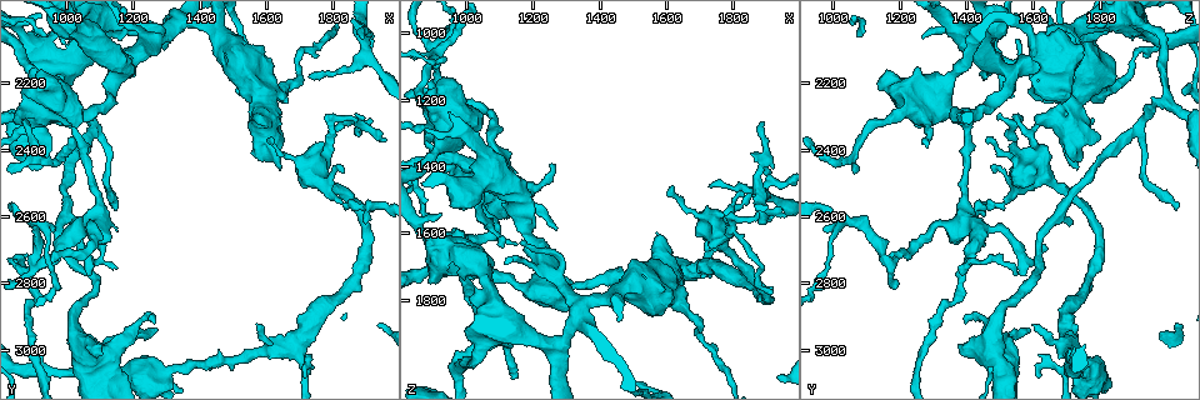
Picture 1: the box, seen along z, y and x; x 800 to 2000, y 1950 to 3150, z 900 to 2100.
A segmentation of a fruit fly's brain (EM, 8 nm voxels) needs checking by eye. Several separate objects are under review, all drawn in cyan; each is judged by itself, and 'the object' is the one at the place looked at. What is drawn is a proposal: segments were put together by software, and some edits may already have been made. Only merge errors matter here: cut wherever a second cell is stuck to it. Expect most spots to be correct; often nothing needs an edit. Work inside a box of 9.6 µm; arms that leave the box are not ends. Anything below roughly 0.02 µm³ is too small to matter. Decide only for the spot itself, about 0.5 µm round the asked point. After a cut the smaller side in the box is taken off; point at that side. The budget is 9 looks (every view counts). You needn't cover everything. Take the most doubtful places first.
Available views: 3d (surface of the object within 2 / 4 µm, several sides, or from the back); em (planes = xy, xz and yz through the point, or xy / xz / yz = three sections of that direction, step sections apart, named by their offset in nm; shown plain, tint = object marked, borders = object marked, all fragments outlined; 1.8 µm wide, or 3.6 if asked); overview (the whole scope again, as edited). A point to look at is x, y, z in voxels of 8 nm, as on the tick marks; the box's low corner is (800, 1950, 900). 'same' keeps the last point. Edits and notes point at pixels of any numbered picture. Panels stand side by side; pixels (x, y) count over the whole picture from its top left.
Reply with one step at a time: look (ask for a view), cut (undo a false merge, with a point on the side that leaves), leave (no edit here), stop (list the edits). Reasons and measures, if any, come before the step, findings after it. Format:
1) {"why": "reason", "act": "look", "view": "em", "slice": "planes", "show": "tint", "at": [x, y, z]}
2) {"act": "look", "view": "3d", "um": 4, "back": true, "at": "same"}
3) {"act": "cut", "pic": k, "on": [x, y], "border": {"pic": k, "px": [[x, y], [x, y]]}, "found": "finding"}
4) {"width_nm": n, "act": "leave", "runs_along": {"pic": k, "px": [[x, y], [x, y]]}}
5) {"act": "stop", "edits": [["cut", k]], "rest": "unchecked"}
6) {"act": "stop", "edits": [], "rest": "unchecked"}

{"why": "sudden change in width", "act": "look", "view": "3d", "um": 2, "at": [1060, 2060, 1710]}

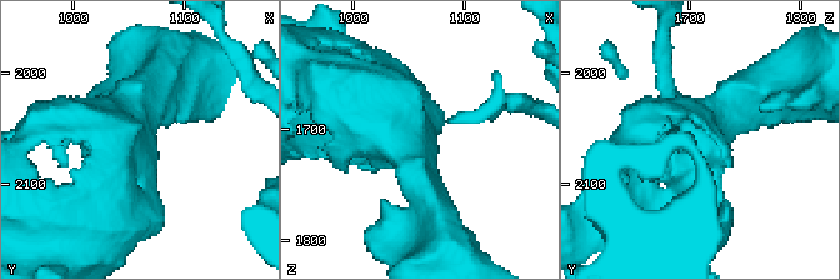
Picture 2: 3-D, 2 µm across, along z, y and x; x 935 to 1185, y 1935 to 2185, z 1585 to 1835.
{"why": "now the EM", "act": "look", "view": "em", "slice": "xz", "step": 16, "show": "tint", "at": [1048, 2054, 1714]}

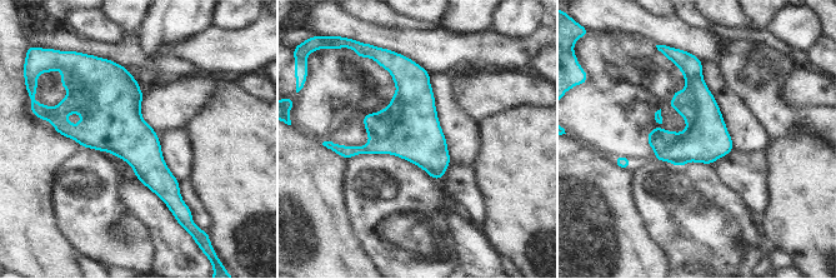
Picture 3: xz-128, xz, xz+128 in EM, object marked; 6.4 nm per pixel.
{"width_nm": 300, "act": "leave", "found": "one cell here"}

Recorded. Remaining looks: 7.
{"why": "side arm on a straight run", "act": "look", "view": "em", "slice": "planes", "show": "tint", "at": [900, 2620, 1050]}

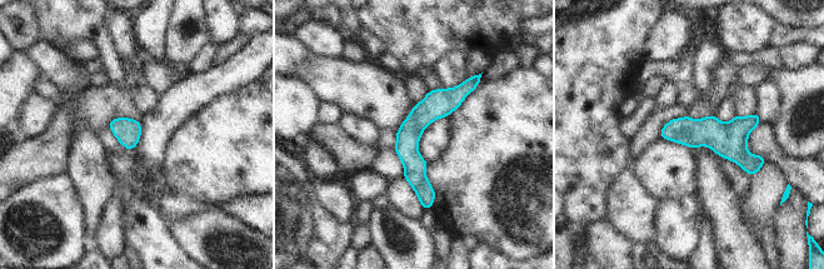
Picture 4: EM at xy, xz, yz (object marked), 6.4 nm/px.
{"act": "leave", "runs_along": {"pic": 4, "px": [[469, 88], [412, 130], [425, 205]]}, "found": "all the same cell"}

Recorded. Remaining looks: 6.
{"why": "four-way junction", "act": "look", "view": "em", "slice": "planes", "show": "tint", "at": [1090, 2620, 1390]}

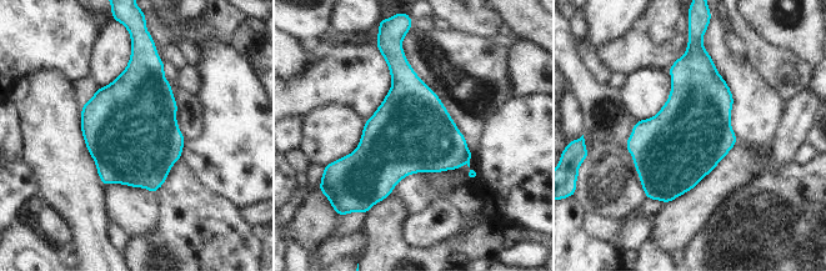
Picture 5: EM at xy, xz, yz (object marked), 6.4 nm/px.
{"act": "leave", "found": "all the same cell"}

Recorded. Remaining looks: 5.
{"why": "closes a loop", "act": "look", "view": "em", "slice": "xz", "step": 16, "show": "tint", "at": [1460, 2060, 1760]}

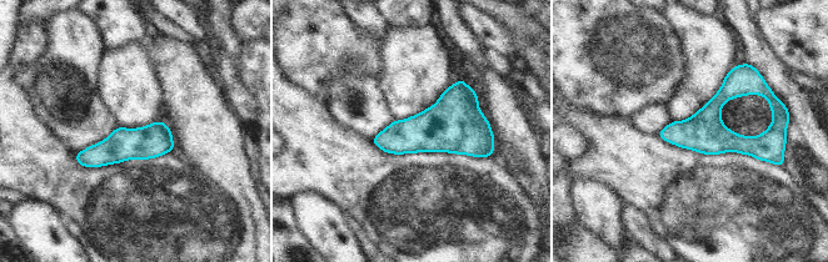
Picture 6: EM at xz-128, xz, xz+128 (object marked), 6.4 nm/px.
{"act": "look", "view": "em", "slice": "planes", "show": "borders", "at": "same"}

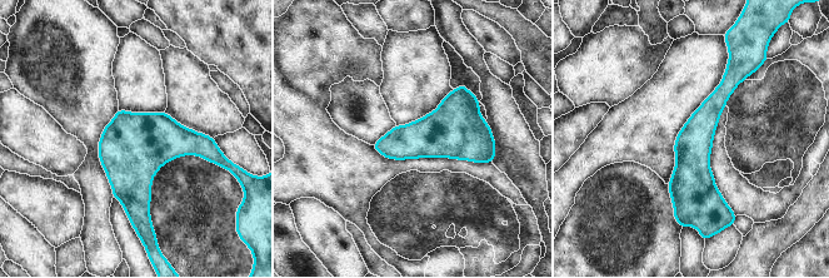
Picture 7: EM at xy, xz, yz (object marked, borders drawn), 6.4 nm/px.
{"act": "leave", "runs_along": {"pic": 7, "px": [[729, 73], [693, 144], [687, 213]]}, "found": "one cell here"}

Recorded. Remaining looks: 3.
{"act": "stop", "edits": [], "rest": "unchecked"}

